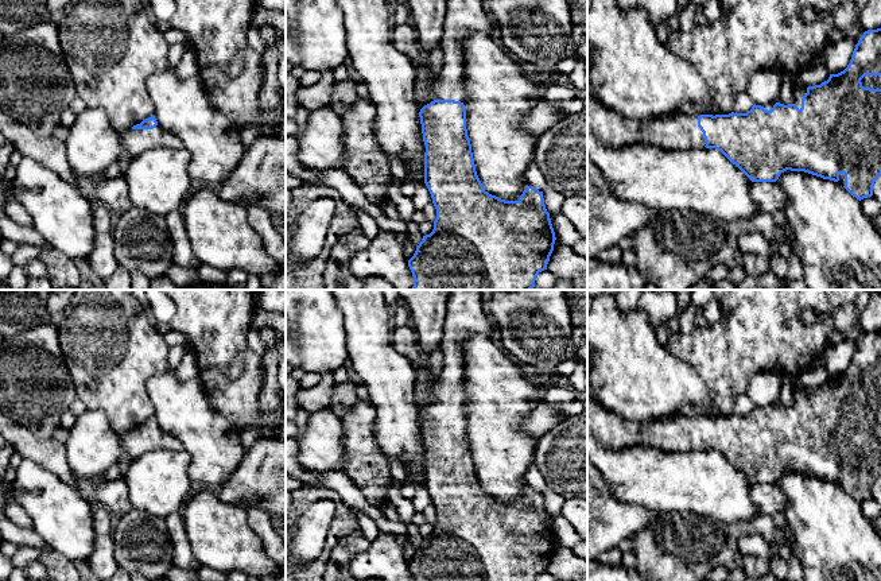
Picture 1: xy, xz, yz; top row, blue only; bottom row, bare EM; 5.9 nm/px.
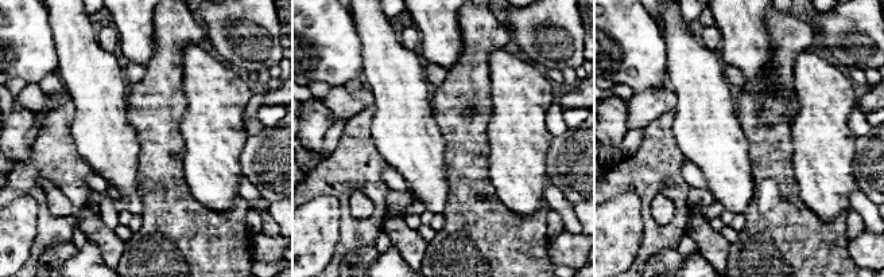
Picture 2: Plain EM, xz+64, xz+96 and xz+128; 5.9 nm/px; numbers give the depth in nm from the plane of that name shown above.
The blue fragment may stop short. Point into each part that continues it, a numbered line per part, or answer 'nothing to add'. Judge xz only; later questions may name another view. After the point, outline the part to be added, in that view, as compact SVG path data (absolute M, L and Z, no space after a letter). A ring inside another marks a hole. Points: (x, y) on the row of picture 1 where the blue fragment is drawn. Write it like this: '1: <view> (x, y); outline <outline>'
1: xz (462, 18); outline M447 0L443 38L443 66L431 89L431 100L454 100L463 102L465 61L461 40L474 32L490 34L494 23L484 0Z

